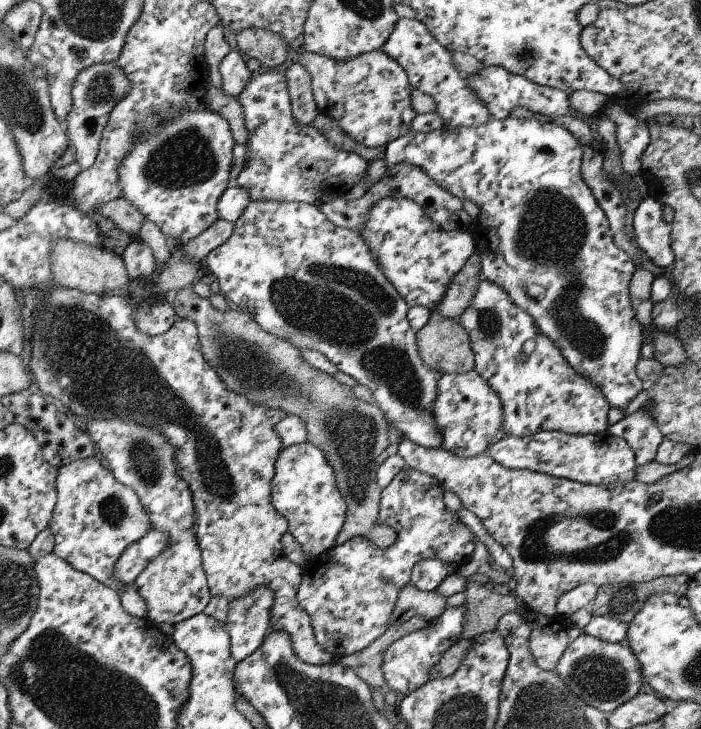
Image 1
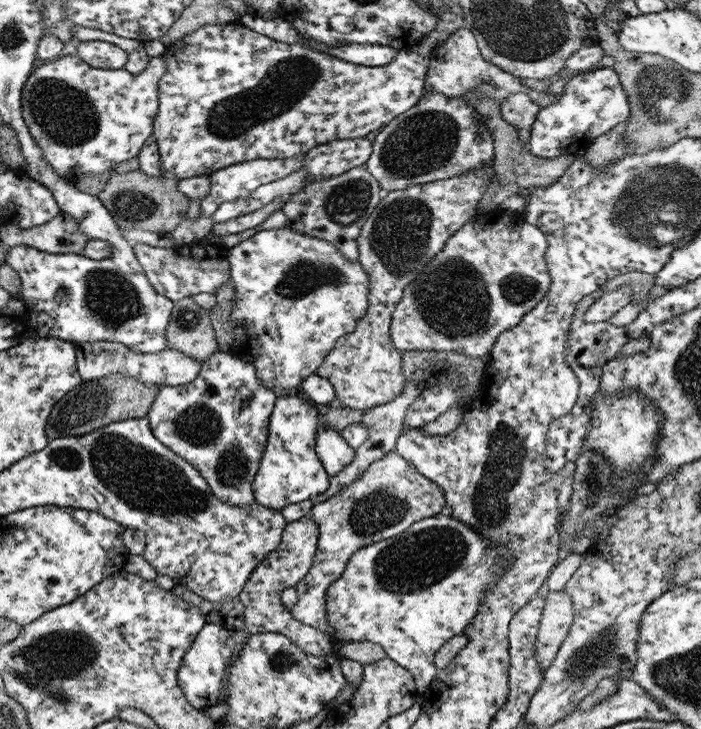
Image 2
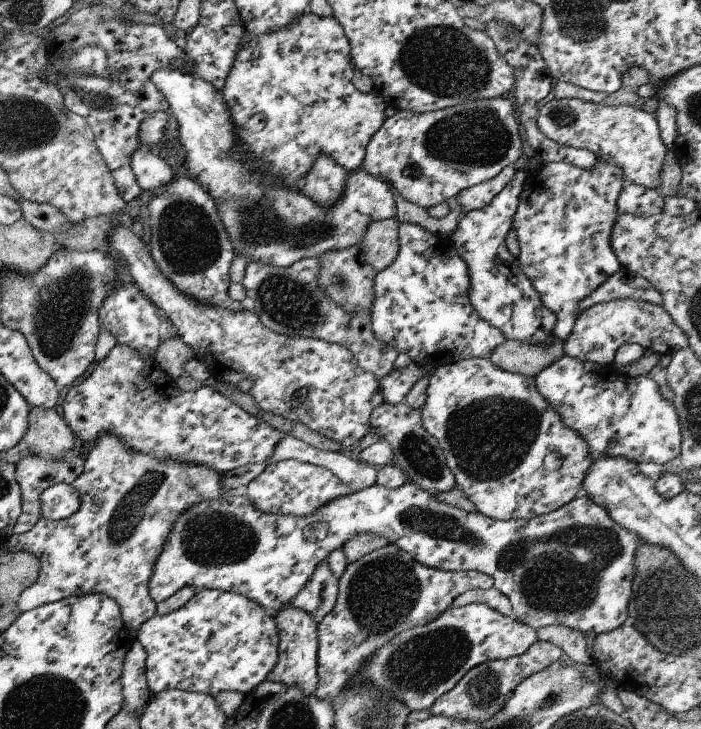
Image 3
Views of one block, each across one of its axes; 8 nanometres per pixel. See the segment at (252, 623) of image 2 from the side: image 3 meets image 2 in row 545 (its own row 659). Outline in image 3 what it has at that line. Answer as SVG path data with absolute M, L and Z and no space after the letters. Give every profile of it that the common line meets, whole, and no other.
M291 603L282 606L276 616L276 626L278 626L278 662L274 666L274 670L268 674L269 681L282 682L288 688L290 686L298 686L302 688L302 692L306 696L314 694L318 688L318 635L317 635L317 620L305 610L300 610Z

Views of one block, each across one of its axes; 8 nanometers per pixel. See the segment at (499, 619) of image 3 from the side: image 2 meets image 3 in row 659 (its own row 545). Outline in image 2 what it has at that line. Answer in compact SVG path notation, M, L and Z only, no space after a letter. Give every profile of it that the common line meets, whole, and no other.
M444 507L440 514L415 522L406 532L402 532L402 534L398 534L398 536L393 538L386 538L386 540L382 540L370 546L366 546L358 550L358 552L354 552L348 564L346 564L345 572L338 578L338 581L332 582L332 584L328 586L328 590L326 590L328 623L336 629L336 635L342 640L351 640L354 642L368 641L382 646L388 657L412 673L420 693L423 693L428 687L436 685L435 676L438 668L434 665L434 654L436 654L450 638L460 635L462 630L472 622L476 610L480 610L482 602L486 600L486 592L492 588L492 584L496 584L496 581L500 581L501 577L505 574L505 570L502 568L514 564L512 551L502 557L502 552L504 552L506 545L500 545L500 549L496 549L496 543L492 543L490 539L486 539L484 535L480 535L480 531L476 531L476 529L470 527L470 525L462 523L462 521L458 519L454 519L450 514L452 514L452 510L448 509L448 507Z

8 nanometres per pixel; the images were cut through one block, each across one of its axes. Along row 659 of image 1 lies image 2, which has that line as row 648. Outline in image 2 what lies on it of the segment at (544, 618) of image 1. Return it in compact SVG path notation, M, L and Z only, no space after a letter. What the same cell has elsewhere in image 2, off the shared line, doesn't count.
M544 590L545 607L537 634L534 656L542 670L546 670L566 640L573 622L573 606L565 590Z

